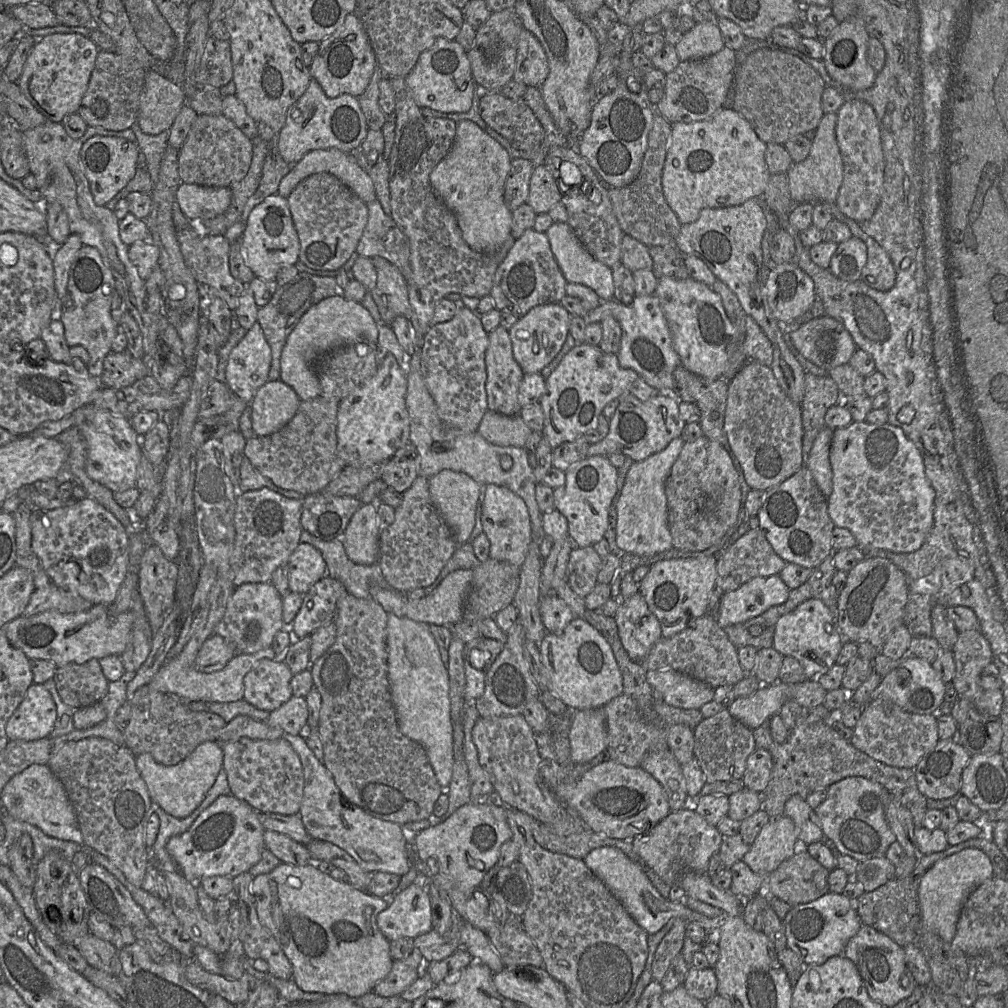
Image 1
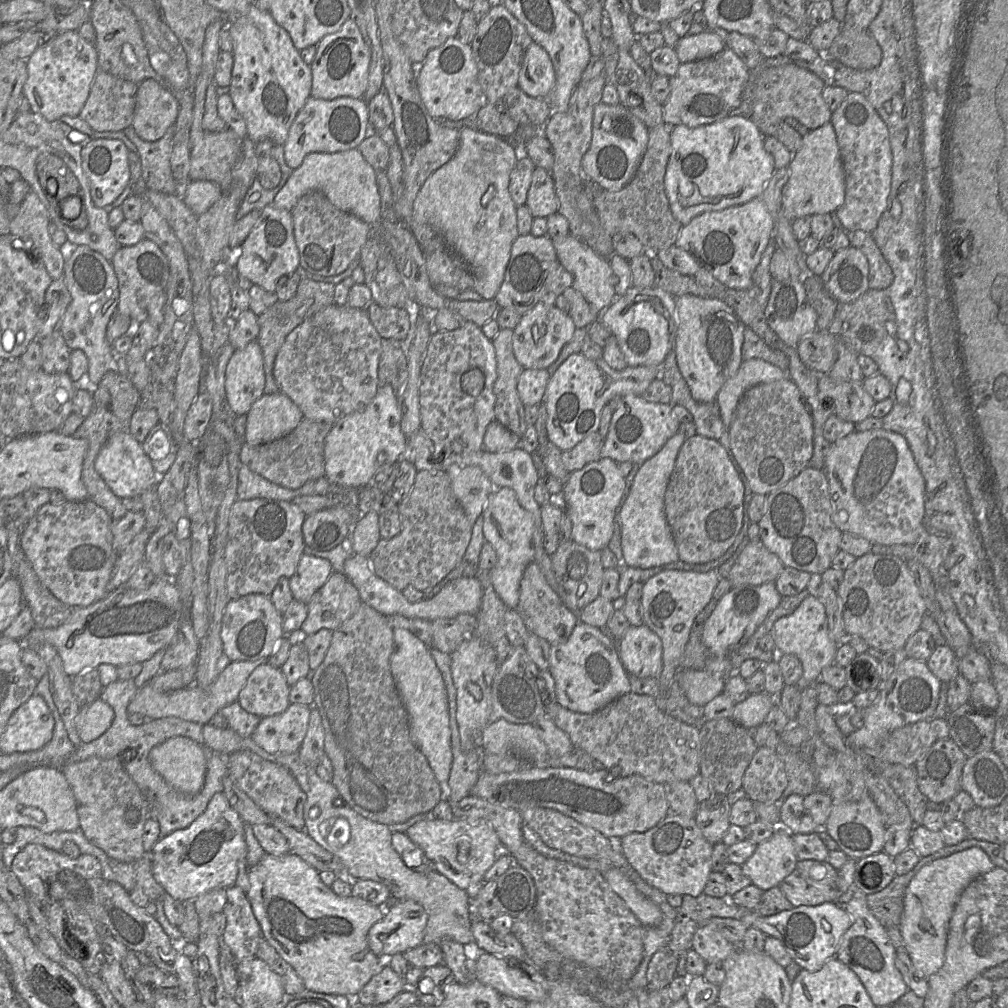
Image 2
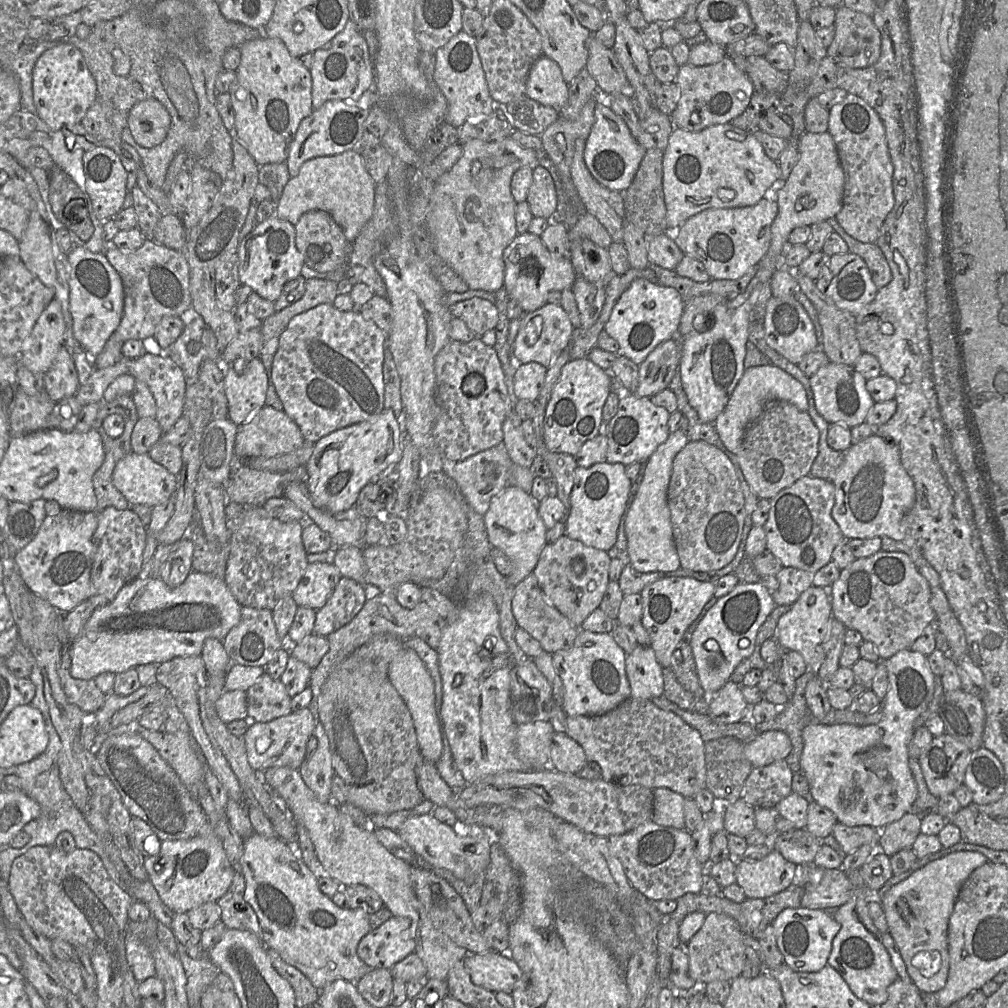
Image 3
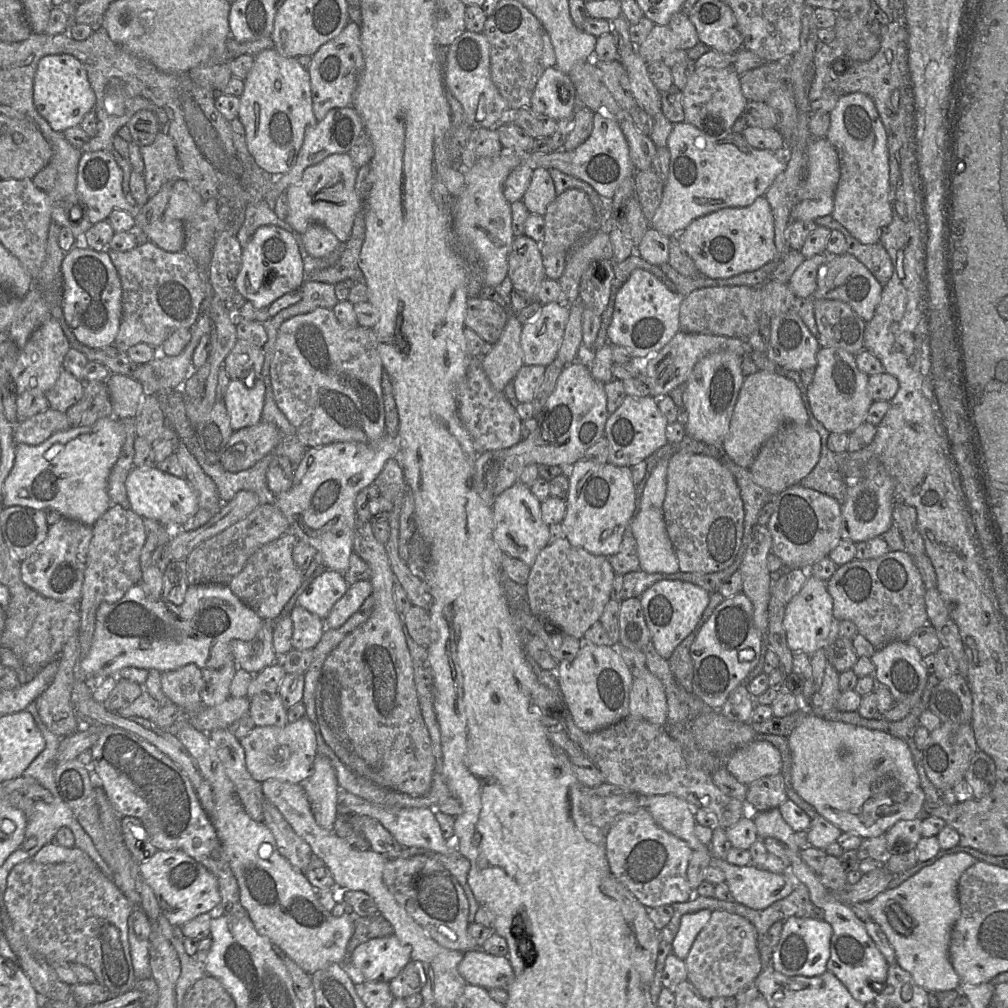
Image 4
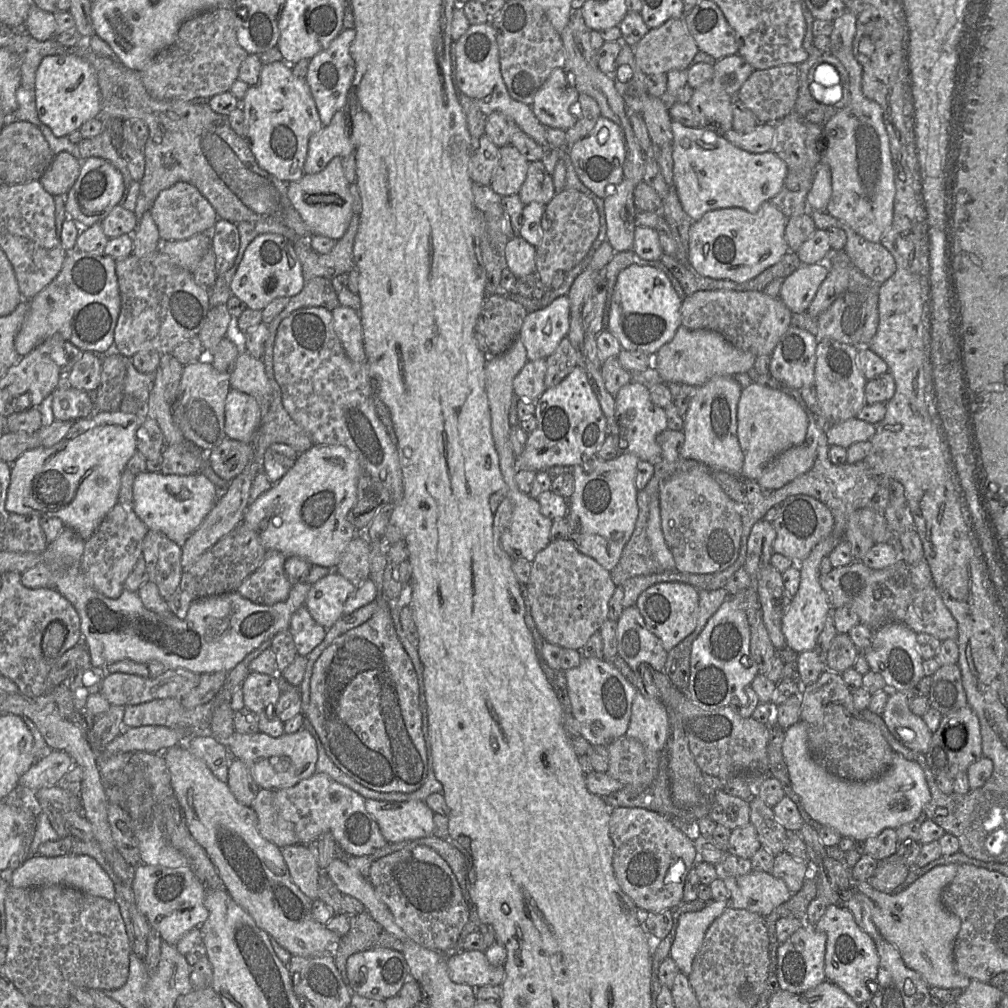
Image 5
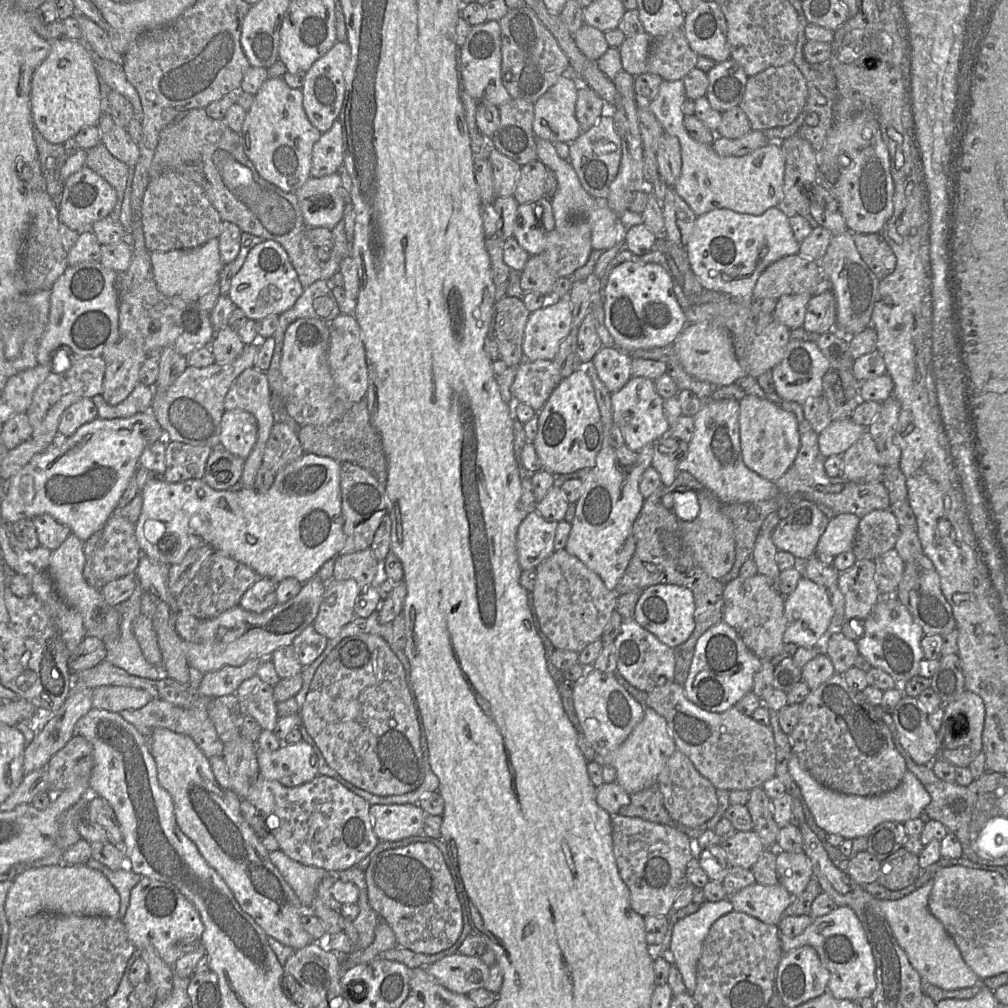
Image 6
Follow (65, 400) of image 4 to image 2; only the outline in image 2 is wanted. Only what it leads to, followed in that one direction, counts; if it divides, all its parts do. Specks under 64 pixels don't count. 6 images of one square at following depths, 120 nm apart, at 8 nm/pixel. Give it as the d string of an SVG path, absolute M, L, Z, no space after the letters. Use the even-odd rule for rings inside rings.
M59 329L39 340L41 343L41 370L47 374L66 373L70 369L71 349Z

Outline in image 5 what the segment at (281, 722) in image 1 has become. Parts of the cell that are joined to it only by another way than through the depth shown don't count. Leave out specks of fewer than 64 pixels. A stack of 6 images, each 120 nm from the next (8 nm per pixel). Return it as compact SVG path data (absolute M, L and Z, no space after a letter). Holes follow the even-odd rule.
M303 727L295 733L283 733L276 738L260 731L255 734L241 734L235 731L229 739L227 748L232 758L246 764L260 789L290 788L316 773L318 759L316 743L312 735Z

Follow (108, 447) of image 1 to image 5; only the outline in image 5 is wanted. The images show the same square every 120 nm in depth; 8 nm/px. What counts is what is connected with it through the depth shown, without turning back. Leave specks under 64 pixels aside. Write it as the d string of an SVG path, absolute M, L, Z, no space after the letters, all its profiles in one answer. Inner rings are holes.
M142 472L134 477L133 510L148 530L164 533L182 547L186 539L201 525L216 504L217 487L202 473L165 475Z

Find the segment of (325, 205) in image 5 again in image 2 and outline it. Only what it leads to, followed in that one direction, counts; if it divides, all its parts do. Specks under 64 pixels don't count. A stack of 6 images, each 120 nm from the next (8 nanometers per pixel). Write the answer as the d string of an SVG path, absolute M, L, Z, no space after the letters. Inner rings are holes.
M358 149L308 154L302 164L293 170L283 188L274 198L272 205L291 211L299 199L310 191L323 193L335 207L359 217L370 226L381 219L381 199L376 173Z

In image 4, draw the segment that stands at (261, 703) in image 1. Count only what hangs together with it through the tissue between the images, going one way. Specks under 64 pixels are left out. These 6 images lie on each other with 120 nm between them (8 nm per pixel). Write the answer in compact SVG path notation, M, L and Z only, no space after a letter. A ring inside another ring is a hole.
M262 692L250 698L249 715L256 726L285 726L288 710L278 692Z

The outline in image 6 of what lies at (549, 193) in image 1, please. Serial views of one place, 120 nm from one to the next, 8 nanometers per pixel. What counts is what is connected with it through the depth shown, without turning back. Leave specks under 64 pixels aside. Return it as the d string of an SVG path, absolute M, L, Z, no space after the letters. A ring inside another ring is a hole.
M538 159L521 166L512 195L519 205L545 197L546 172L546 166Z

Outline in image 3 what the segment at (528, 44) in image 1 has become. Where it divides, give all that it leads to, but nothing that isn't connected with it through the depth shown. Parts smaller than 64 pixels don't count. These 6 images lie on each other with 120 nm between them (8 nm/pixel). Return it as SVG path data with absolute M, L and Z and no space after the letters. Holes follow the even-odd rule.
M542 55L532 65L526 84L526 96L547 107L561 109L568 99L569 85L564 81L559 66L550 58Z

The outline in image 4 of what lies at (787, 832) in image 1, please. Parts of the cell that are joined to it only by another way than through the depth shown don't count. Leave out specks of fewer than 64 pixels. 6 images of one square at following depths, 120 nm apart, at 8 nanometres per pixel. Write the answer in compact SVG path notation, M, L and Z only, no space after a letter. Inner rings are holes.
M711 856L709 866L721 869L733 901L755 910L762 910L787 897L795 887L795 880L786 873L776 874L754 865L736 866Z

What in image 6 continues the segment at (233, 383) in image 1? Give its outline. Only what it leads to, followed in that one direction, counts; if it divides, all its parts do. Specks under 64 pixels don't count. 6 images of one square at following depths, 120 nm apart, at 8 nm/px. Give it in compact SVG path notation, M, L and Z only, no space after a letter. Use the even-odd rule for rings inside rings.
M242 409L226 410L221 420L220 445L228 452L246 459L258 433L255 416Z

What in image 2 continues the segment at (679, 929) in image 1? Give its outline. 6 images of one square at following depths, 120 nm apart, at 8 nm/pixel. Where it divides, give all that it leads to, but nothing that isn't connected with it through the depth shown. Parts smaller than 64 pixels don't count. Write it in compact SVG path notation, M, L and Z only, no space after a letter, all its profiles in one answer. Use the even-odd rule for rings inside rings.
M667 945L661 947L653 955L646 974L648 992L669 986L676 975L678 956L679 954L672 951Z

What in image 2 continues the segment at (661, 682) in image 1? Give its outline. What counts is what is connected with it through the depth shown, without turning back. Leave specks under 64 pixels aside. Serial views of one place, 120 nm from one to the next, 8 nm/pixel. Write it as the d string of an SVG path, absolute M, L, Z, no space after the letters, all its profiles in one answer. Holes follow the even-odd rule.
M679 669L676 680L692 704L705 706L723 692L727 678L718 674L694 669Z

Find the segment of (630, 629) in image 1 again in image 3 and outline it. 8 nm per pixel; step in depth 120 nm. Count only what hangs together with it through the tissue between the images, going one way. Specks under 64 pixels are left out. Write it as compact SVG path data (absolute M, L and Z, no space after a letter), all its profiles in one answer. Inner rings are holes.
M638 644L626 655L625 670L631 697L651 700L663 695L663 667L650 646L644 647Z

